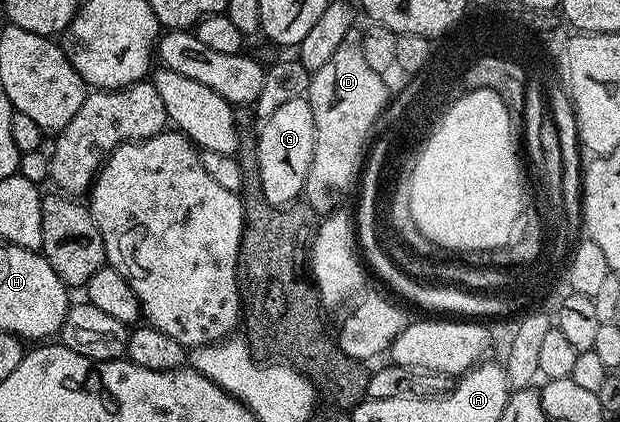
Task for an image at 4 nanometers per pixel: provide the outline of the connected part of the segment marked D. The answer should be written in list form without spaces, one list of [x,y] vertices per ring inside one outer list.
[[[353,31],[342,39],[338,51],[312,73],[307,98],[314,111],[314,159],[306,175],[302,194],[316,215],[327,215],[352,188],[357,188],[365,166],[366,150],[373,140],[372,128],[380,121],[390,102],[385,74],[373,71],[362,59],[360,33]]]

